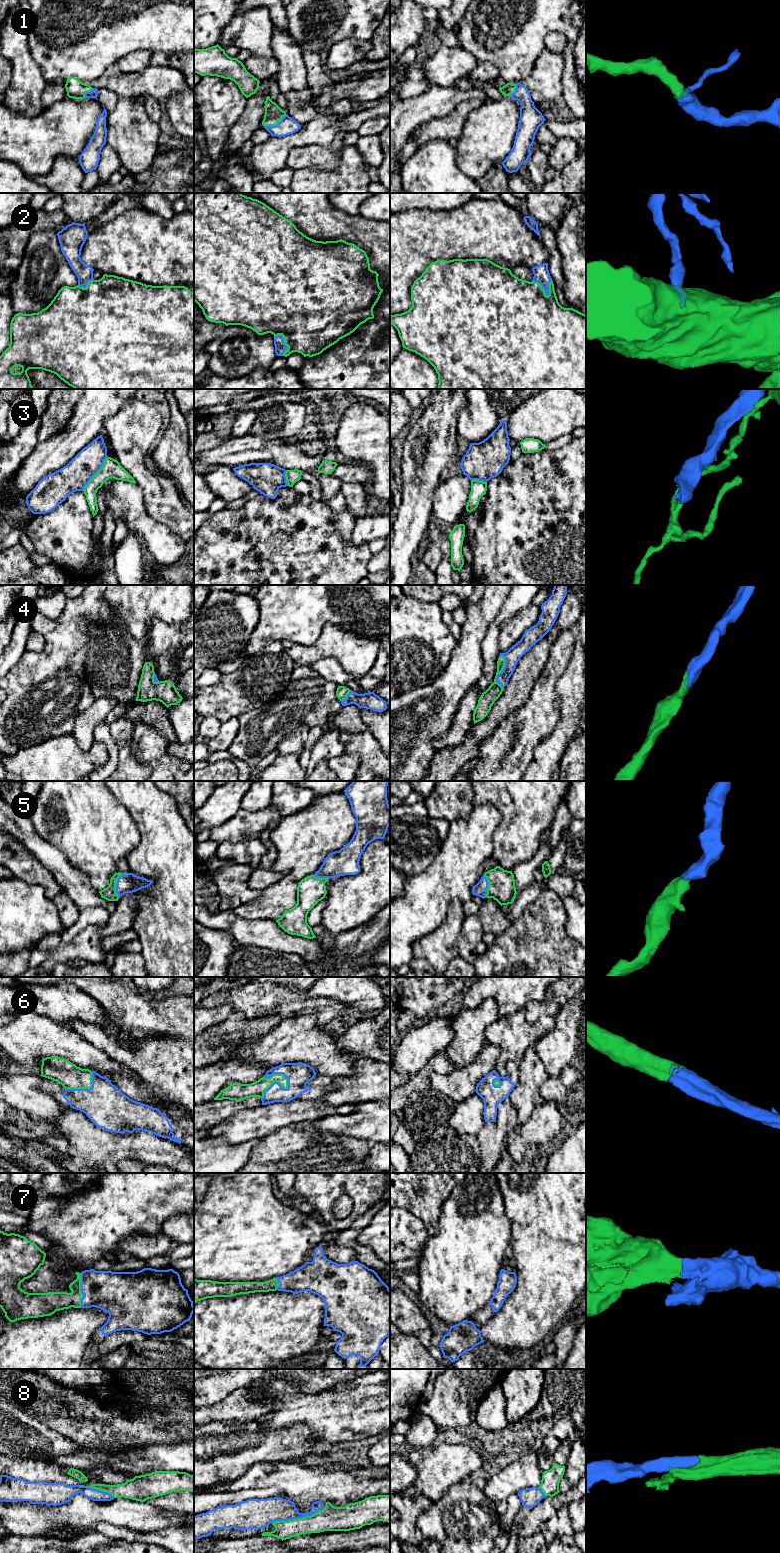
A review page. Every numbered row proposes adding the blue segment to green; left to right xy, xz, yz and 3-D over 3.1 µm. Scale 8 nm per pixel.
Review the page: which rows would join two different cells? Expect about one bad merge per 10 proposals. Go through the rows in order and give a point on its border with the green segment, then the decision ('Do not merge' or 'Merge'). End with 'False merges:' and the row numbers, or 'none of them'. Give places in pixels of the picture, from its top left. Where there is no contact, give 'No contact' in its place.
1: Touches green at xz (275, 125). Merge
2: Touches green at yz (541, 286). Merge
3: Touches green at xy (96, 473). Do not merge
4: Touches green at yz (501, 671). Merge
5: Touches green at xy (116, 883). Merge
6: Touches green at xz (276, 1081). Merge
7: Touches green at xy (80, 1290). Merge
8: Touches green at xz (298, 1518). Merge
False merges: 3

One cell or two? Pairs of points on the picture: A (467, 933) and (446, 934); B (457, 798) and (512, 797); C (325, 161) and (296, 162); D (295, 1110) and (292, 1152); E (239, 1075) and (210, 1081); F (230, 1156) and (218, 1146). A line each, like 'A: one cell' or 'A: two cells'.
A: two cells
B: two cells
C: one cell
D: two cells
E: one cell
F: one cell

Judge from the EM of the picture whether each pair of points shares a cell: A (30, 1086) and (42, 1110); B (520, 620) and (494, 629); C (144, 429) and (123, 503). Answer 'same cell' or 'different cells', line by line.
A: same cell
B: different cells
C: different cells

